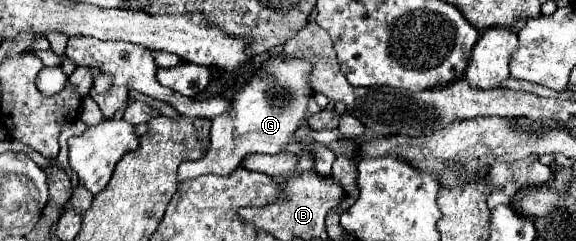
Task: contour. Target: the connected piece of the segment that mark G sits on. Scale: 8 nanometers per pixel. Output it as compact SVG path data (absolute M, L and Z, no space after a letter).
M273 55L273 71L277 71L277 79L251 77L251 81L245 83L243 89L233 97L233 111L213 119L207 155L199 161L179 165L177 187L201 175L229 177L247 155L279 153L281 147L293 139L295 129L305 121L307 101L313 93L309 91L309 83L305 83L309 77L309 63L301 63L301 59L277 59L277 55Z

